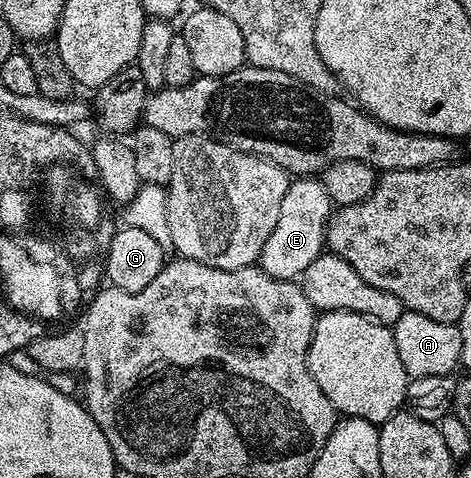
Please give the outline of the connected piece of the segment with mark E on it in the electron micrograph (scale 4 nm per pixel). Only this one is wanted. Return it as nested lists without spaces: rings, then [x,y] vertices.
[[[302,175],[291,180],[288,191],[280,203],[280,219],[264,243],[264,251],[257,264],[268,275],[278,281],[293,281],[301,278],[302,272],[324,251],[326,243],[326,224],[330,222],[332,202],[322,186],[321,180],[310,175]]]

